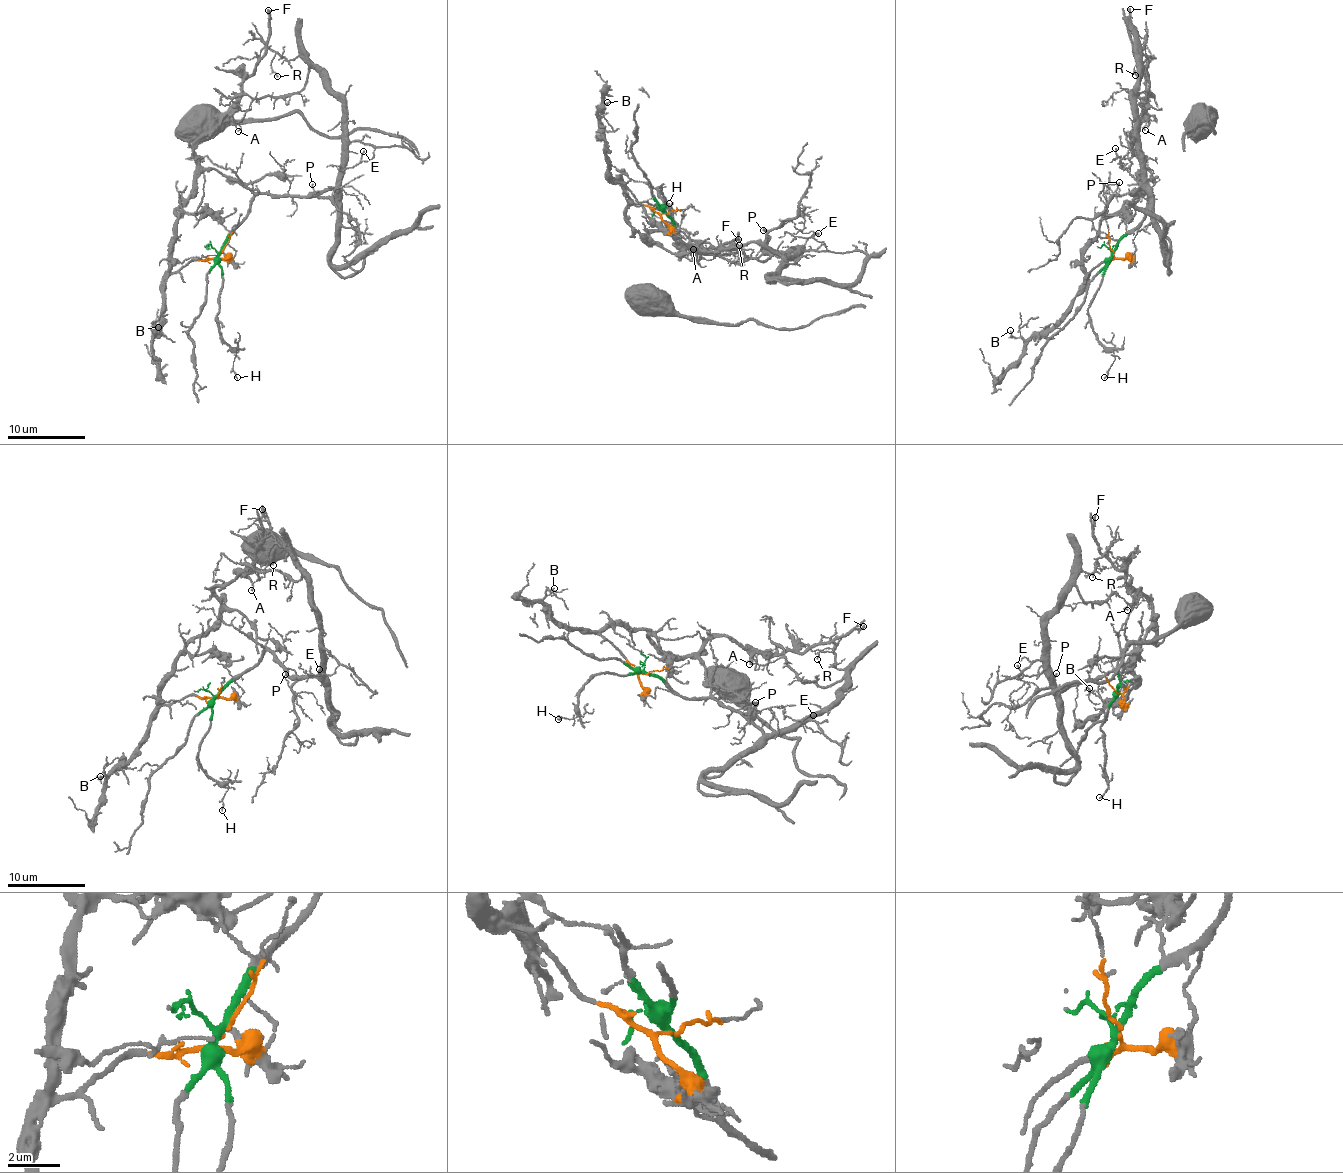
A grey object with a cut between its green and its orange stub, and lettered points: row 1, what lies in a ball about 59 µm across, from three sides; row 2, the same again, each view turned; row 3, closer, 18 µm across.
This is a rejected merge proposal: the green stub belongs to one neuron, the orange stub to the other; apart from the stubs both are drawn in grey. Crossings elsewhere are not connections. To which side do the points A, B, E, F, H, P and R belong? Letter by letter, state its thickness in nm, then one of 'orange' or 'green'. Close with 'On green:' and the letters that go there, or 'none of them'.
A: 120 nm | green
B: 110 nm | orange
E: 120 nm | green
F: 240 nm | orange
H: 130 nm | green
P: 110 nm | green
R: 70 nm | green
On green: A, E, H, P, R

